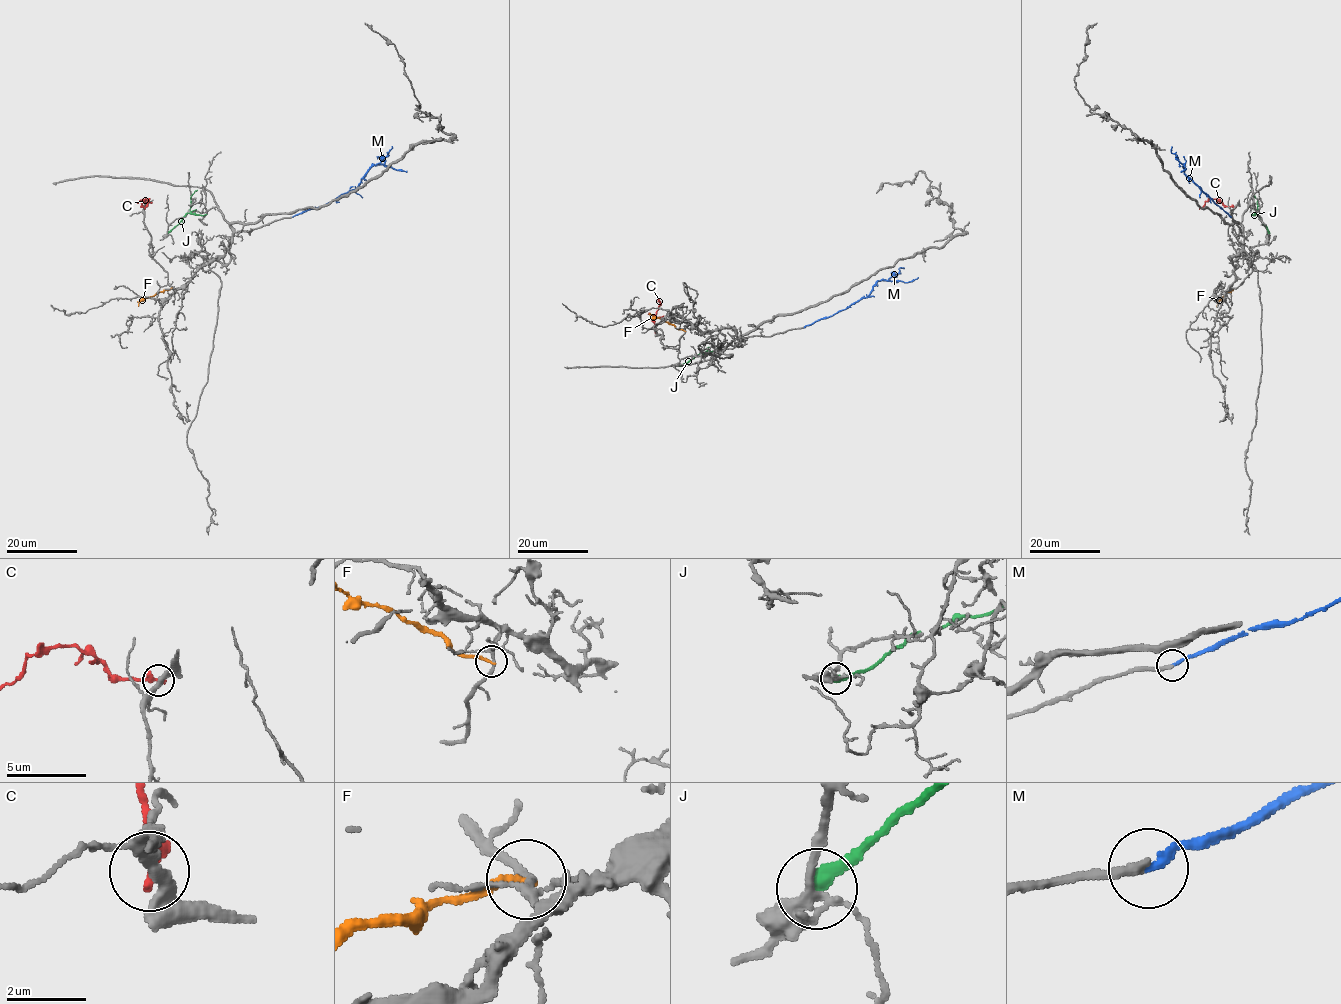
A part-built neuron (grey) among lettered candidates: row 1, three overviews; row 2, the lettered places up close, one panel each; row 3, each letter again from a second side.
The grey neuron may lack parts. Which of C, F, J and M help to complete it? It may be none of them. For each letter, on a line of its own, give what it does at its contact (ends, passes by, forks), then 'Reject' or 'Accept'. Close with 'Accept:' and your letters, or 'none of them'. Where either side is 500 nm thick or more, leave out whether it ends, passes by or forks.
C: It ends there. Reject
F: It ends there. Reject
J: It ends there. Reject
M: It ends there. Accept
Accept: M

